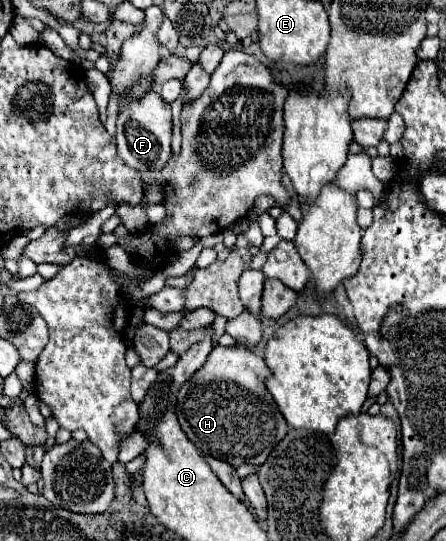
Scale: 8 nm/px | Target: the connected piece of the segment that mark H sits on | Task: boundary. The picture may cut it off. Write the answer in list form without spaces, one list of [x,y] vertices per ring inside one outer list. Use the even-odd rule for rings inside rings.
[[[215,346],[209,354],[205,366],[197,370],[179,390],[175,414],[179,418],[179,424],[187,438],[207,456],[213,456],[217,460],[229,462],[231,466],[241,464],[255,464],[261,466],[271,450],[283,440],[289,428],[285,428],[285,420],[281,412],[277,410],[271,394],[265,388],[265,378],[271,376],[271,370],[267,368],[265,360],[257,356],[255,352],[247,348],[223,348]]]

